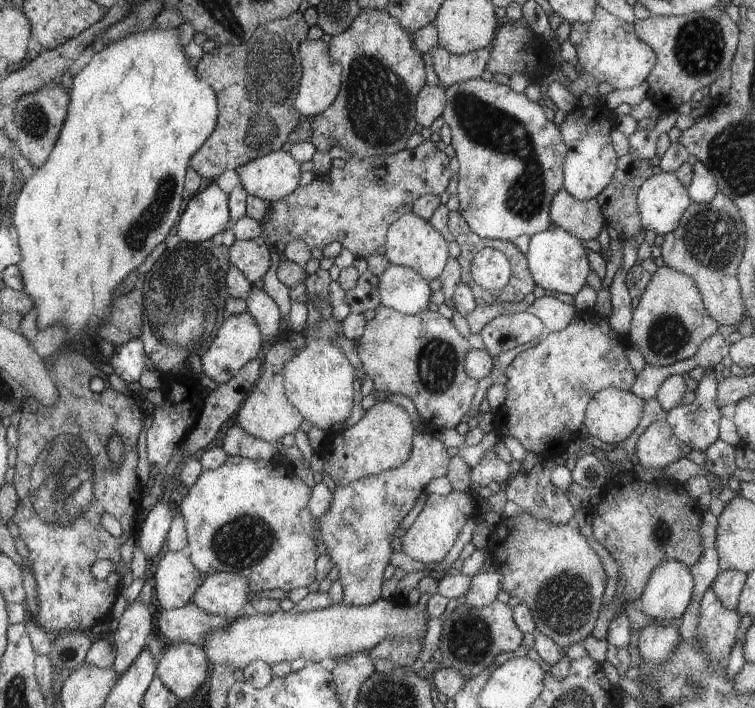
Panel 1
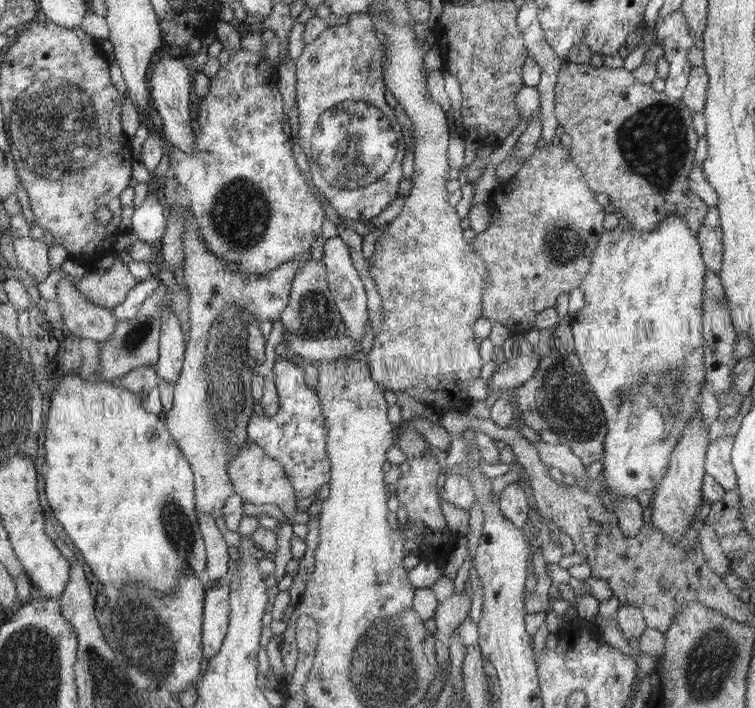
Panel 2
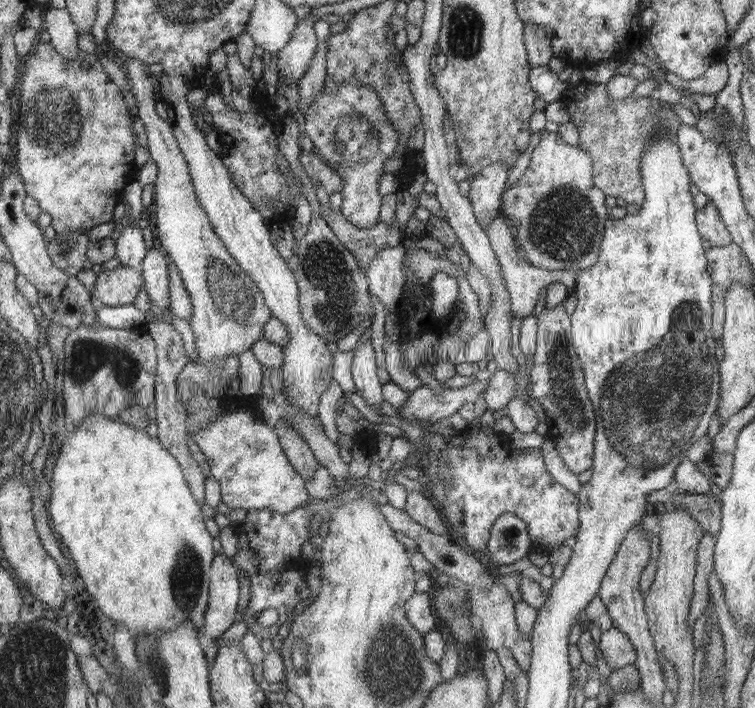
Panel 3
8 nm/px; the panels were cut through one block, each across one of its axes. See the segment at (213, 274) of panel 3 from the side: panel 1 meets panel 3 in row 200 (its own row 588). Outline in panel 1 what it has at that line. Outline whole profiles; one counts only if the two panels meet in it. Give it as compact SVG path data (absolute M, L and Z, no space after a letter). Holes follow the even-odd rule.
M169 551L156 568L154 592L164 610L181 608L191 603L205 579L186 552Z

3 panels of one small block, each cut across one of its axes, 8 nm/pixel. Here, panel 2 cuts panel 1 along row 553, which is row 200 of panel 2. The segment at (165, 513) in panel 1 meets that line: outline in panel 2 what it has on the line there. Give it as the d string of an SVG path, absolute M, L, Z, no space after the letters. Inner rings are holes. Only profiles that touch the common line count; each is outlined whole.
M147 194L138 209L134 210L131 233L135 240L154 244L164 234L166 210L156 194Z

